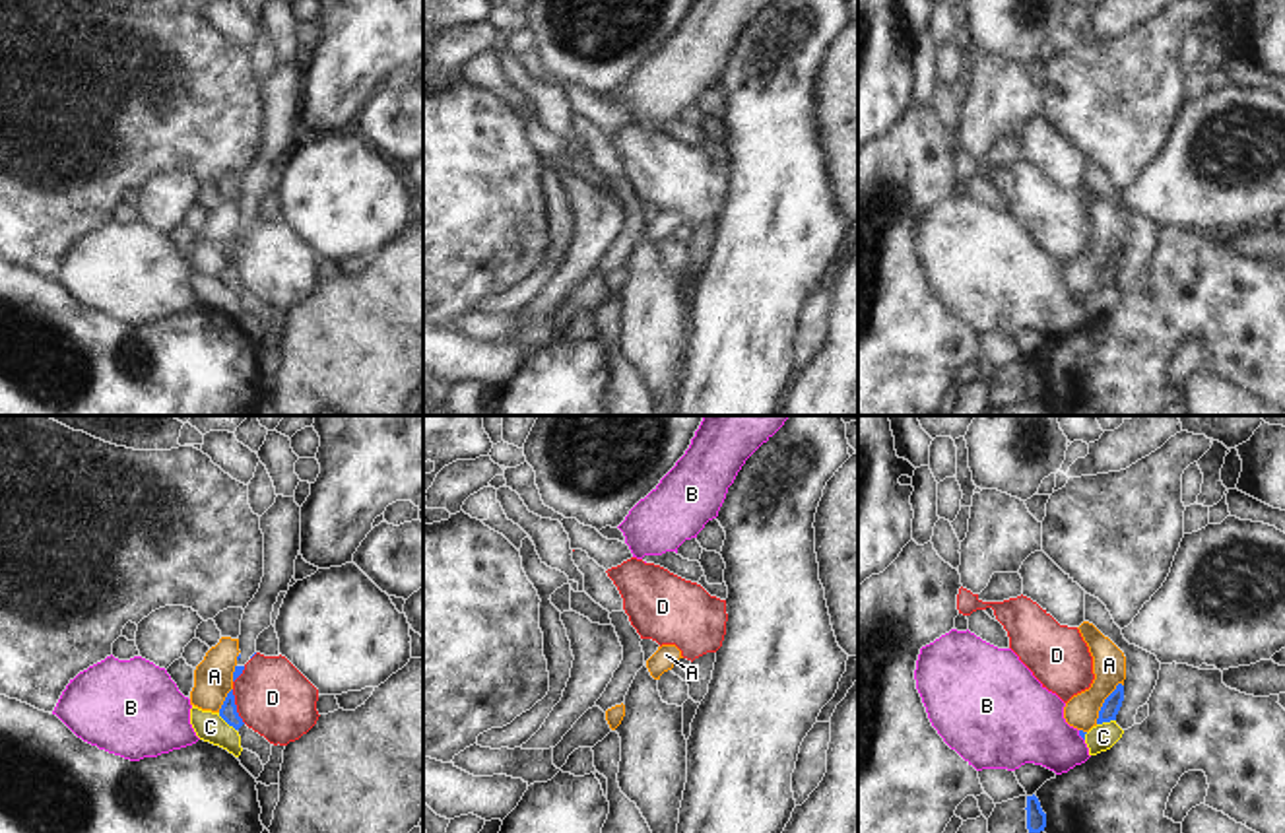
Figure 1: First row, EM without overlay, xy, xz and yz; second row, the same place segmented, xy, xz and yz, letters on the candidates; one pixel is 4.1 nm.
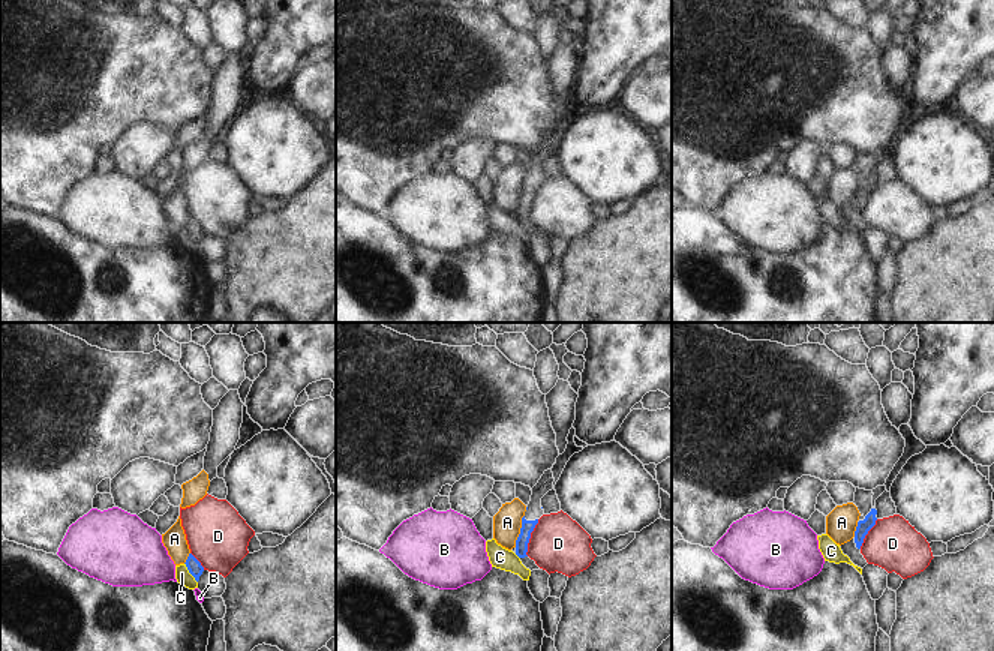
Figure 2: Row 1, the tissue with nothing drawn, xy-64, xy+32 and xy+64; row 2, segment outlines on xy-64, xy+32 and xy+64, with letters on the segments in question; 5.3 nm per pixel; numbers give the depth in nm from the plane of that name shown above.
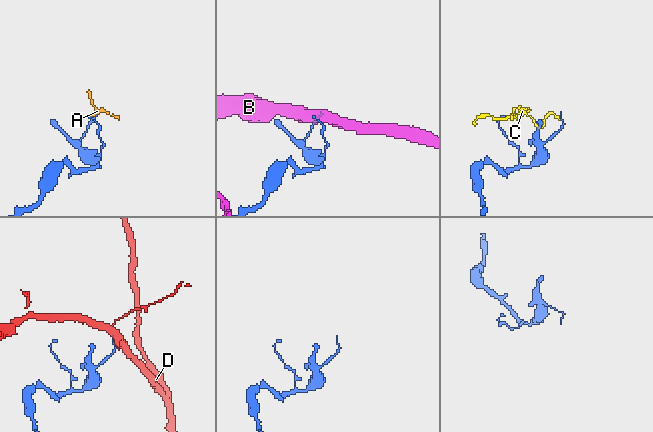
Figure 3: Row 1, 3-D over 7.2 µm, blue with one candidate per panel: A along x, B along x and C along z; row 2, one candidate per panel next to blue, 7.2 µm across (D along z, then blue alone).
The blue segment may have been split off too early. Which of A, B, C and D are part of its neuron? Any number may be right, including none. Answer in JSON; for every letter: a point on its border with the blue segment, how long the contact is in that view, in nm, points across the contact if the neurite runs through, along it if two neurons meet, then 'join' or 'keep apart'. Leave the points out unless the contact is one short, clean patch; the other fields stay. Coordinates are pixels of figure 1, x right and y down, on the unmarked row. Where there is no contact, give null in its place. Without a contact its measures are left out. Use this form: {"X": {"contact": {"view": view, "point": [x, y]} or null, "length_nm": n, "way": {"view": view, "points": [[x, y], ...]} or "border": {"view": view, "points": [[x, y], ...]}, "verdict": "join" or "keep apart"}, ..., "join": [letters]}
{"A": {"contact": {"view": "yz", "point": [1103, 268]}, "length_nm": 200, "border": {"view": "yz", "points": [[1120, 247], [1105, 265], [1095, 288]]}, "verdict": "keep apart"}, "B": {"contact": {"view": "yz", "point": [1080, 299]}, "length_nm": 50, "border": {"view": "yz", "points": [[1078, 296], [1084, 305]]}, "verdict": "keep apart"}, "C": {"contact": {"view": "xy", "point": [228, 288]}, "length_nm": 110, "border": {"view": "xy", "points": [[218, 278], [235, 296]]}, "verdict": "keep apart"}, "D": {"contact": {"view": "xy", "point": [235, 272]}, "length_nm": 160, "verdict": "keep apart"}, "join": []}

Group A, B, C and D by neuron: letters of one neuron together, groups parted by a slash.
A / B / C / D

